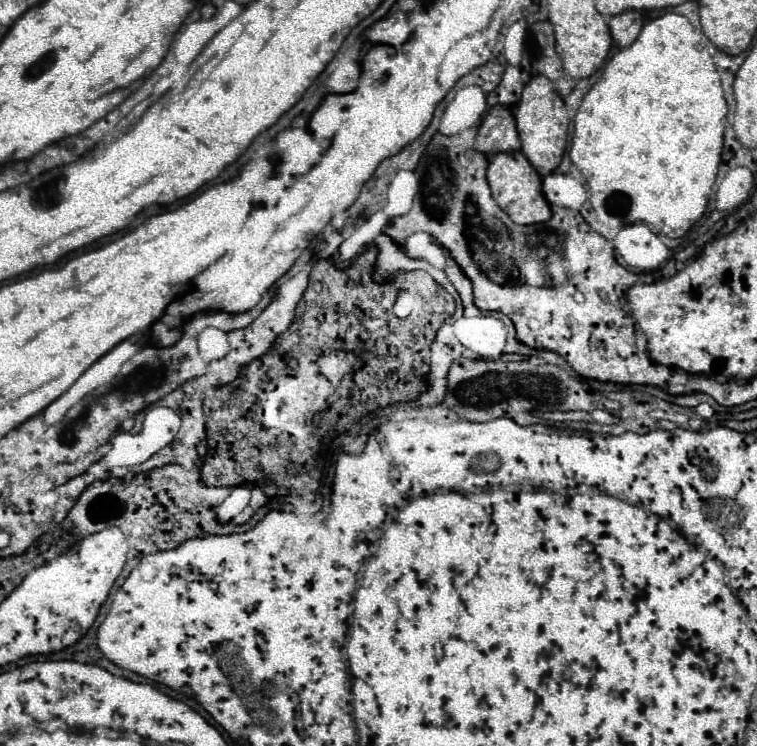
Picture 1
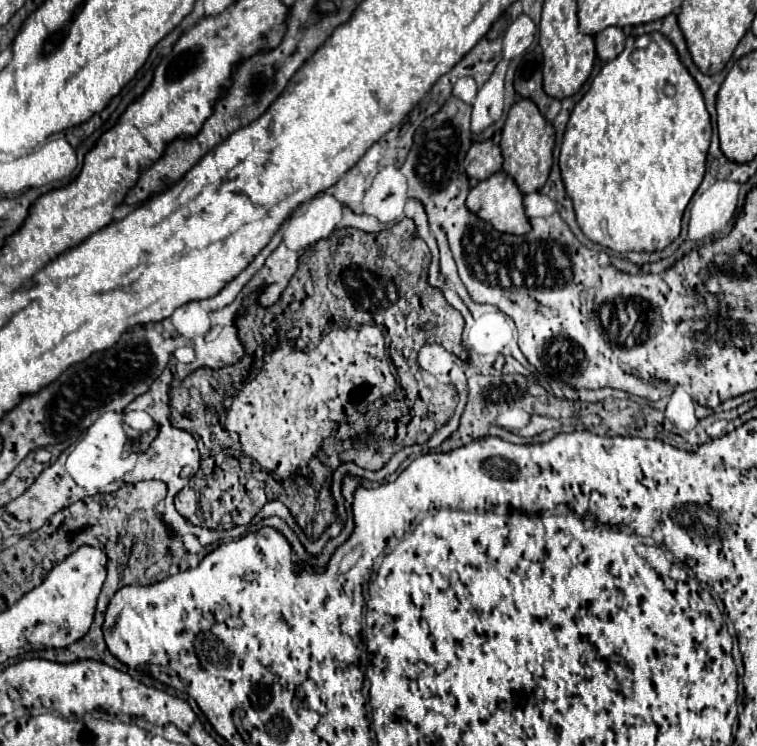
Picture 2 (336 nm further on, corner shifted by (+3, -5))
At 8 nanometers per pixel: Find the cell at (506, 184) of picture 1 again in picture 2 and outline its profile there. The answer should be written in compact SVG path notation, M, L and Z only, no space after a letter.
M494 173L480 181L466 199L468 211L488 221L496 231L510 235L524 235L530 231L524 213L522 193L506 173Z

